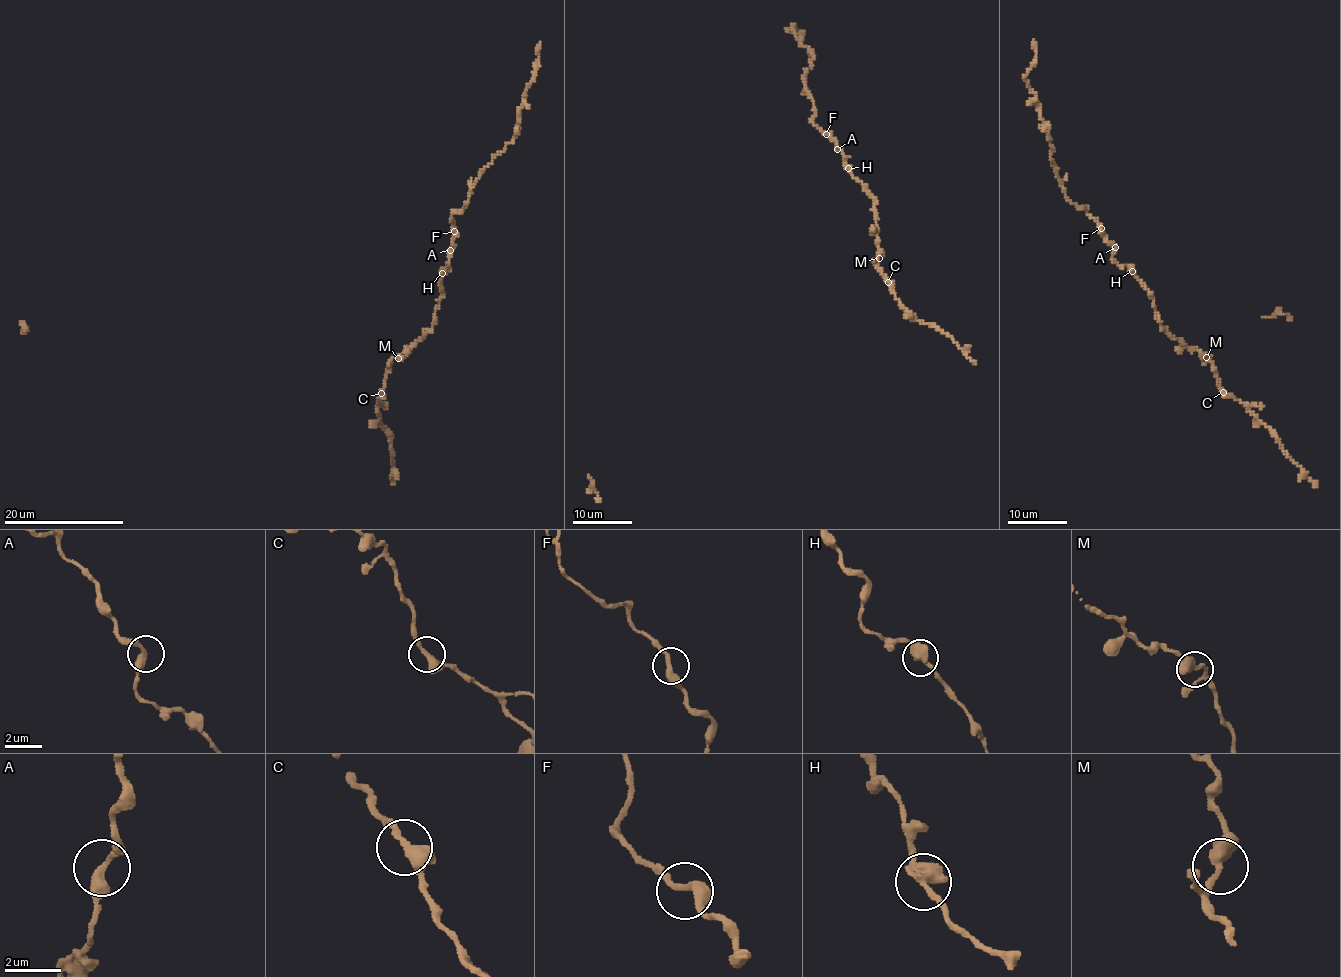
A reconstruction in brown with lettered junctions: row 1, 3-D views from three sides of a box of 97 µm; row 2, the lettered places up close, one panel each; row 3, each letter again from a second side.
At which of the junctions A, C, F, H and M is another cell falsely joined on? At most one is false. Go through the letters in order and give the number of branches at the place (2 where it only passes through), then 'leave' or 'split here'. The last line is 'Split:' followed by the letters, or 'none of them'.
A: branches 2; leave
C: branches 2; leave
F: branches 2; leave
H: branches 2; leave
M: branches 2; leave
Split: none of them

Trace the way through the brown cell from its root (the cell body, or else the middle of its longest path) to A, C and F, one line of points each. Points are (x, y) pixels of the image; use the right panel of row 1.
A: (1211, 359), (1190, 350), (1164, 329), (1145, 285), (1127, 266), (1121, 266), (1113, 259), (1115, 247)
C: (1211, 359), (1223, 392)
F: (1211, 359), (1190, 350), (1164, 329), (1149, 291), (1127, 266), (1121, 266), (1113, 259), (1114, 245), (1101, 228)

